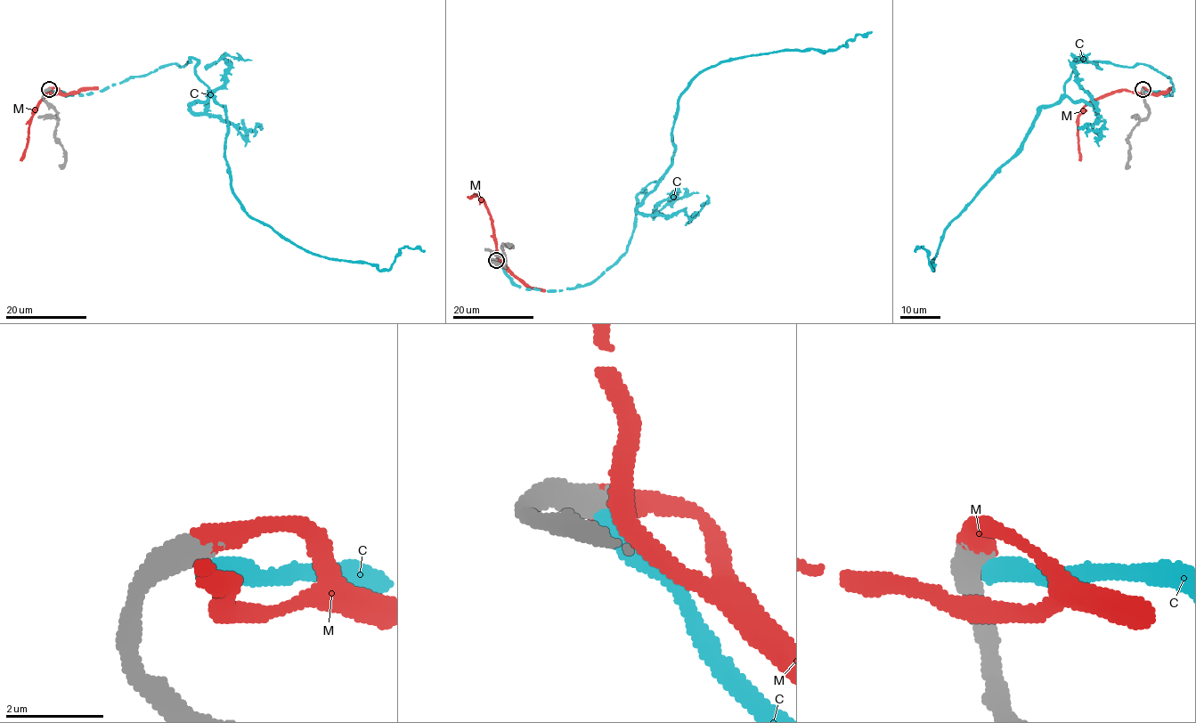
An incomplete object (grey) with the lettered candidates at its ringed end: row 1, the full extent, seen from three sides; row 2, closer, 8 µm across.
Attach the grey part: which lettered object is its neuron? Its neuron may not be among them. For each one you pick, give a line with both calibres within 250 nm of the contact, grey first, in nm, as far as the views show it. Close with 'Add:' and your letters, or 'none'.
M: Thickness 600 nm (grey) against 480 nm
Add: M

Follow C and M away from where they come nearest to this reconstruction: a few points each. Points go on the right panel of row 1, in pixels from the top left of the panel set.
C: (1144, 91), (1174, 91), (1145, 64), (1078, 57), (1064, 93), (947, 225), (932, 271), (923, 247), (915, 251)
M: (1143, 90), (1144, 87), (1148, 92), (1147, 94), (1118, 90), (1092, 100), (1084, 108), (1078, 117), (1080, 160)

